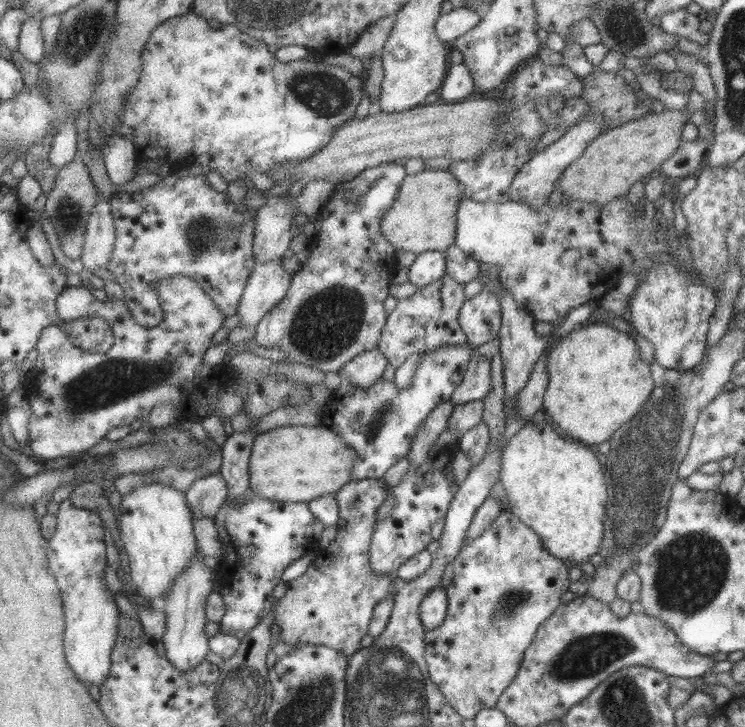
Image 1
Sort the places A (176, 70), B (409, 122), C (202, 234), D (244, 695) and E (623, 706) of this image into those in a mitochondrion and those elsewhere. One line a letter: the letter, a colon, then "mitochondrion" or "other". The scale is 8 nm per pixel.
A: other
B: other
C: mitochondrion
D: mitochondrion
E: mitochondrion

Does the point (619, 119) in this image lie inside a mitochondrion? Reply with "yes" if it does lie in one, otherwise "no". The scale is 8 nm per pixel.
no

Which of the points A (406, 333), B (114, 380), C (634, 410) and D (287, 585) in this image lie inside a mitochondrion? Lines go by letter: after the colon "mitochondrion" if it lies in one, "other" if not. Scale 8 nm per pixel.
A: other
B: mitochondrion
C: mitochondrion
D: other

